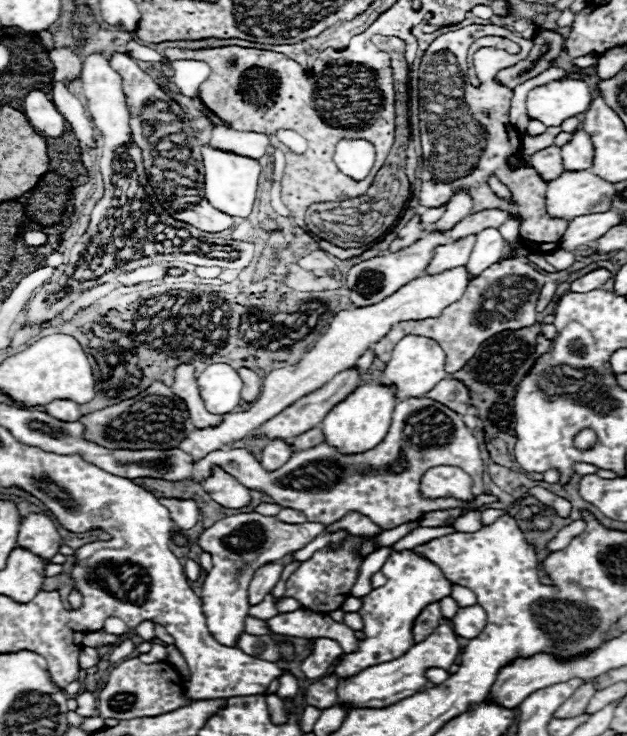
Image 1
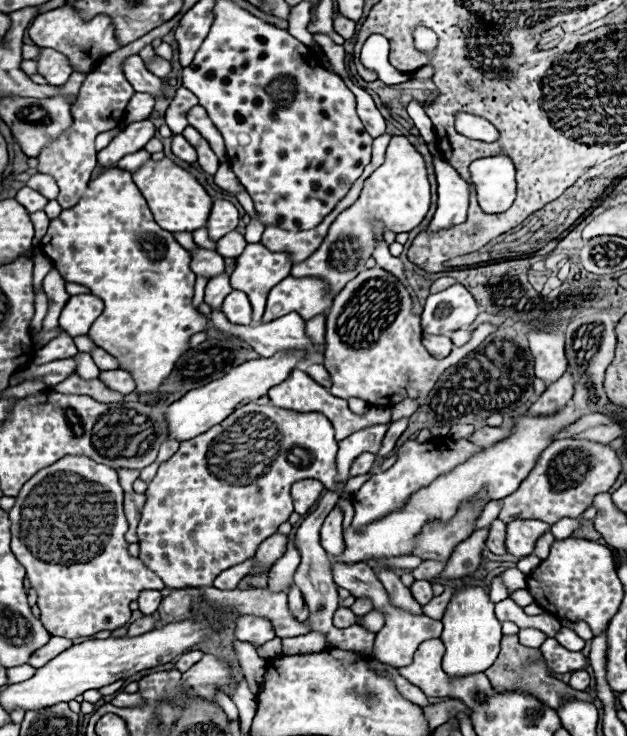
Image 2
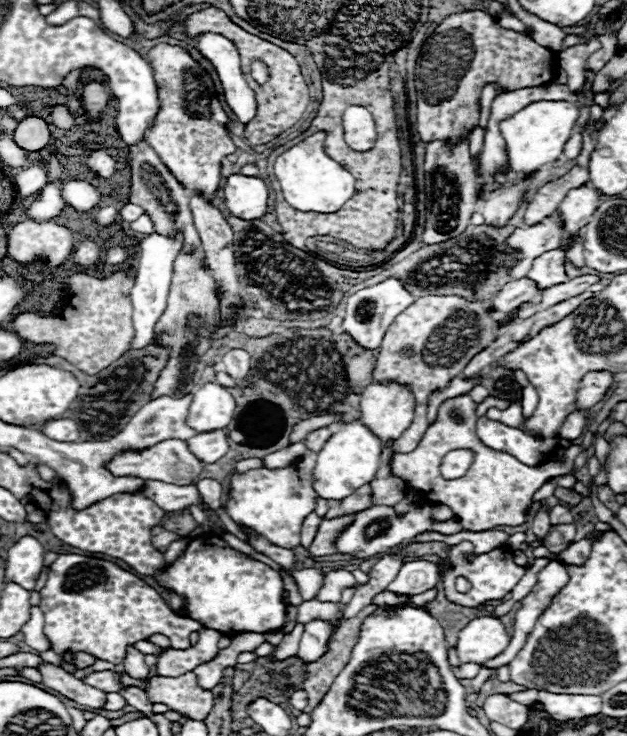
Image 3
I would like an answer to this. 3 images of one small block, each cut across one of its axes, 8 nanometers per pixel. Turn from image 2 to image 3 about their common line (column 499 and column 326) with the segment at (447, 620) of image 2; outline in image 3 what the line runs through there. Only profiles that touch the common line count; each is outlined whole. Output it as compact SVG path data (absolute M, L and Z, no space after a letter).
M310 620L308 624L304 624L304 634L296 656L304 664L310 664L322 658L322 654L326 654L328 650L328 640L330 640L330 634L334 634L334 630L336 626L326 620Z

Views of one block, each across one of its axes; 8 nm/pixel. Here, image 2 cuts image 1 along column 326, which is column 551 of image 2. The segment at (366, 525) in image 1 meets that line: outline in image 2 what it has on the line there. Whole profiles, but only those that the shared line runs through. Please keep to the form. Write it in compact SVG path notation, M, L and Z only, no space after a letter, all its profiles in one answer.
M560 518L556 524L552 524L550 532L556 536L556 540L562 540L562 538L572 536L572 532L576 528L580 528L580 524L578 524L576 518Z

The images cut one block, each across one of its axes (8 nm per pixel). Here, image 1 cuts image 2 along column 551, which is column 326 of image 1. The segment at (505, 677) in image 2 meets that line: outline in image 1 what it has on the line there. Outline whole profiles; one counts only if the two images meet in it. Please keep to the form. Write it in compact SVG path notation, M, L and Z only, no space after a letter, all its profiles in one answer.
M330 674L330 676L316 680L306 690L306 704L316 706L320 710L332 706L336 702L336 688L338 688L338 676L336 674Z

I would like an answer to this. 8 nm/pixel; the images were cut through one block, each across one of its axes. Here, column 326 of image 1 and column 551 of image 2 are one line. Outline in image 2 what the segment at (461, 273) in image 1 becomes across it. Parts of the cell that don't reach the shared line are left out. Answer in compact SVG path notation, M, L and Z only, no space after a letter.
M530 330L528 348L534 356L534 372L546 384L556 382L568 368L564 354L564 334L560 330Z

